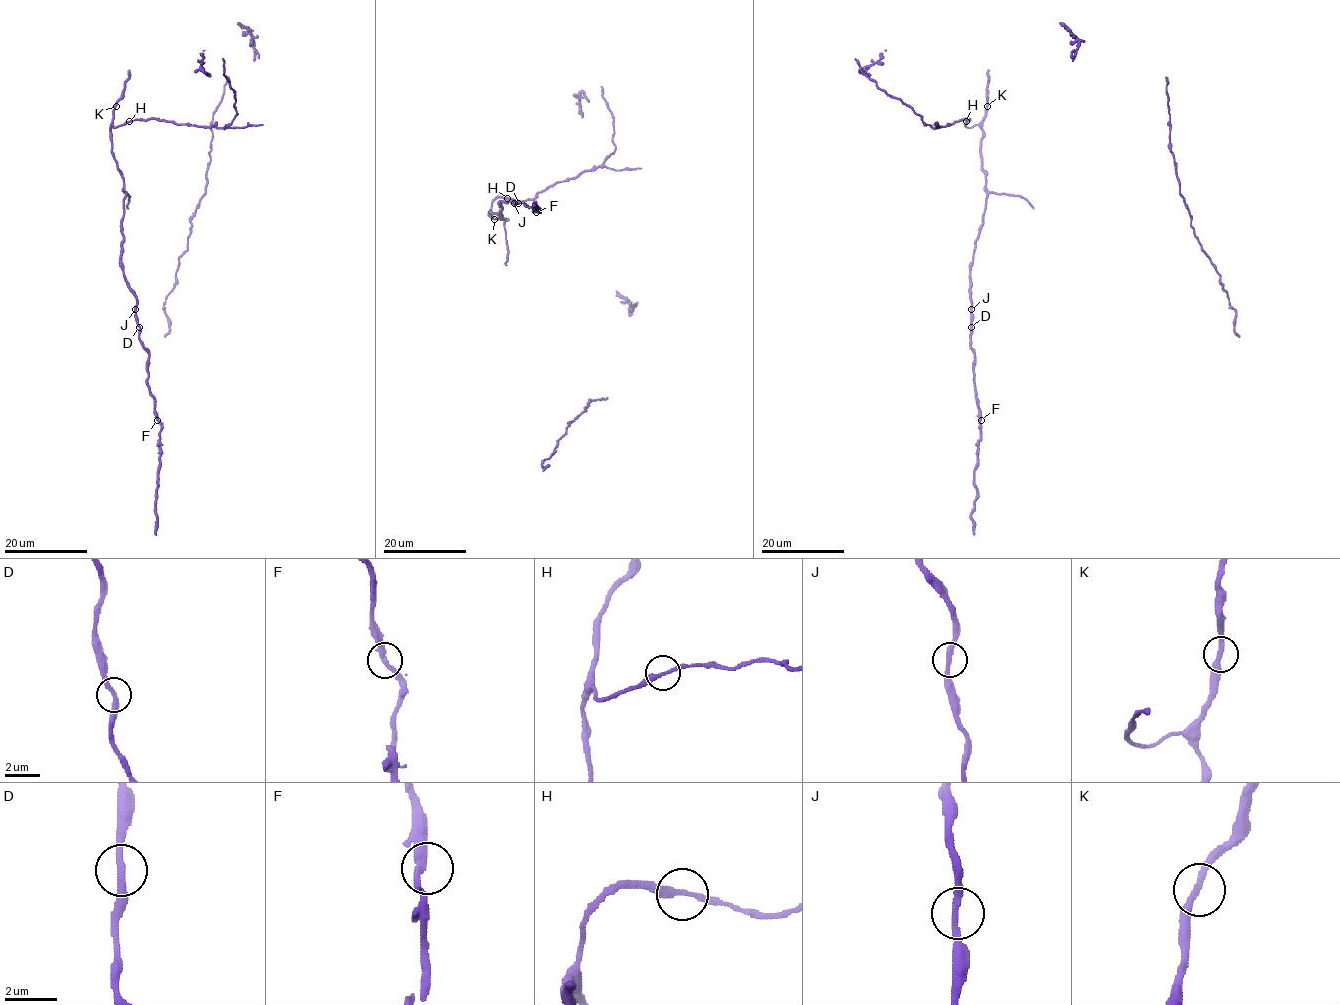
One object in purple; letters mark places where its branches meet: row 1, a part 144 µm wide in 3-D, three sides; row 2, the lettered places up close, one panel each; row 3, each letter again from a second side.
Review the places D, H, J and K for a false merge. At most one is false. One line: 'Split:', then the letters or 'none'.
Split: none

